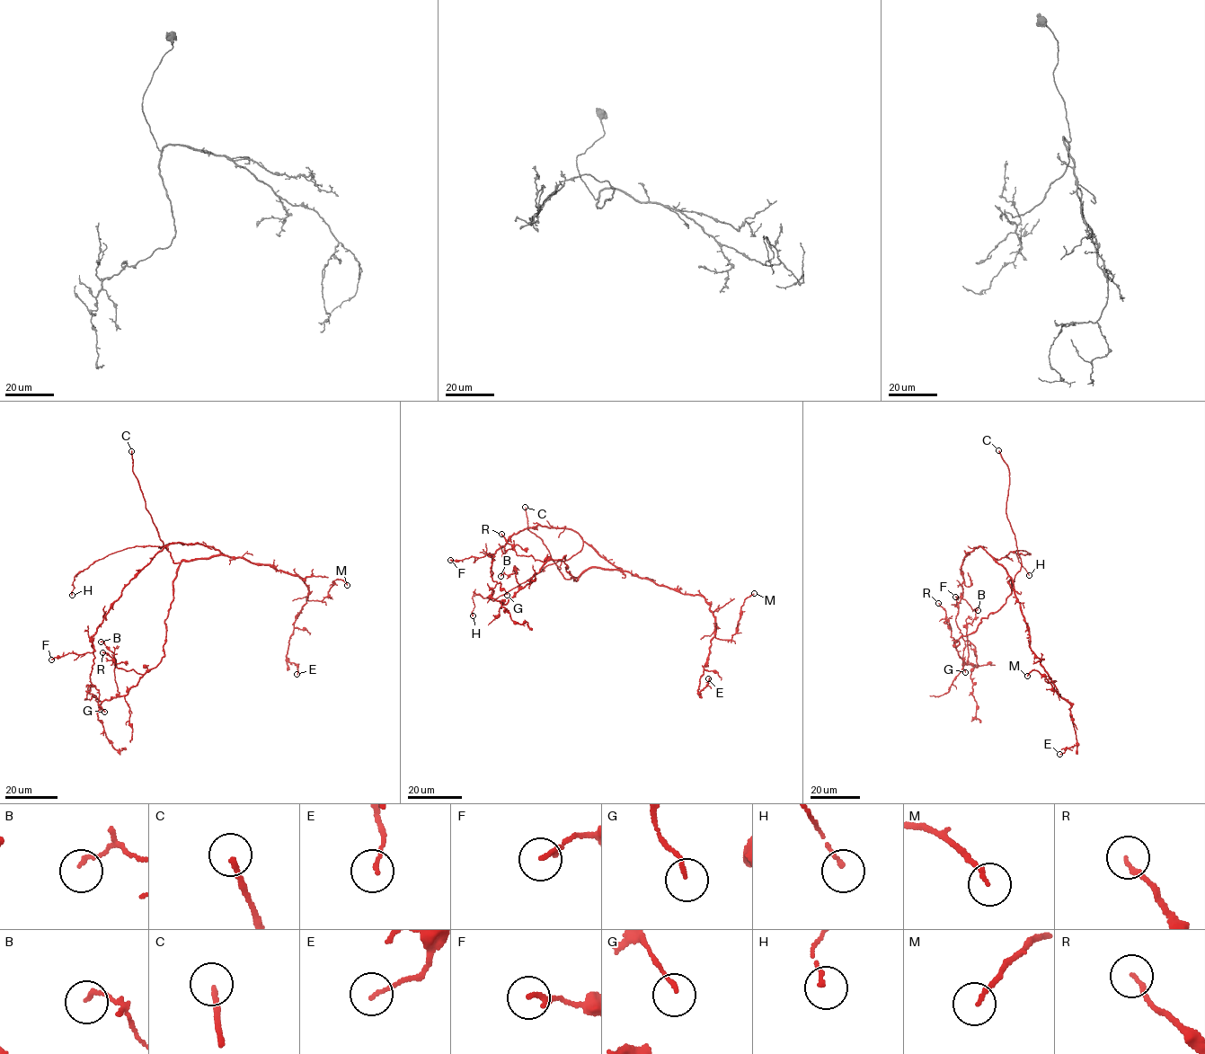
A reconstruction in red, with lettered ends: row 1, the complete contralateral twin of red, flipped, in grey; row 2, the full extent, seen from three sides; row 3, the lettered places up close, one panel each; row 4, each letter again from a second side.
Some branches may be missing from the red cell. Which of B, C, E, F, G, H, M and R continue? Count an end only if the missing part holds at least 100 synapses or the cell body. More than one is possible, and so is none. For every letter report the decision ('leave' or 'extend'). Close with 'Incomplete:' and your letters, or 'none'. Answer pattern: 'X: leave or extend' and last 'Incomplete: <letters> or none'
B: leave
C: extend
E: leave
F: leave
G: leave
H: leave
M: leave
R: leave
Incomplete: C

